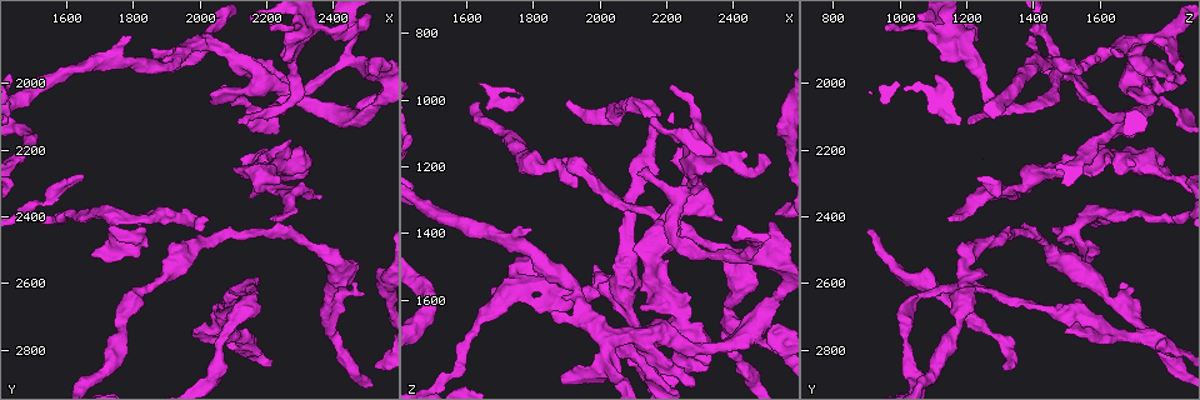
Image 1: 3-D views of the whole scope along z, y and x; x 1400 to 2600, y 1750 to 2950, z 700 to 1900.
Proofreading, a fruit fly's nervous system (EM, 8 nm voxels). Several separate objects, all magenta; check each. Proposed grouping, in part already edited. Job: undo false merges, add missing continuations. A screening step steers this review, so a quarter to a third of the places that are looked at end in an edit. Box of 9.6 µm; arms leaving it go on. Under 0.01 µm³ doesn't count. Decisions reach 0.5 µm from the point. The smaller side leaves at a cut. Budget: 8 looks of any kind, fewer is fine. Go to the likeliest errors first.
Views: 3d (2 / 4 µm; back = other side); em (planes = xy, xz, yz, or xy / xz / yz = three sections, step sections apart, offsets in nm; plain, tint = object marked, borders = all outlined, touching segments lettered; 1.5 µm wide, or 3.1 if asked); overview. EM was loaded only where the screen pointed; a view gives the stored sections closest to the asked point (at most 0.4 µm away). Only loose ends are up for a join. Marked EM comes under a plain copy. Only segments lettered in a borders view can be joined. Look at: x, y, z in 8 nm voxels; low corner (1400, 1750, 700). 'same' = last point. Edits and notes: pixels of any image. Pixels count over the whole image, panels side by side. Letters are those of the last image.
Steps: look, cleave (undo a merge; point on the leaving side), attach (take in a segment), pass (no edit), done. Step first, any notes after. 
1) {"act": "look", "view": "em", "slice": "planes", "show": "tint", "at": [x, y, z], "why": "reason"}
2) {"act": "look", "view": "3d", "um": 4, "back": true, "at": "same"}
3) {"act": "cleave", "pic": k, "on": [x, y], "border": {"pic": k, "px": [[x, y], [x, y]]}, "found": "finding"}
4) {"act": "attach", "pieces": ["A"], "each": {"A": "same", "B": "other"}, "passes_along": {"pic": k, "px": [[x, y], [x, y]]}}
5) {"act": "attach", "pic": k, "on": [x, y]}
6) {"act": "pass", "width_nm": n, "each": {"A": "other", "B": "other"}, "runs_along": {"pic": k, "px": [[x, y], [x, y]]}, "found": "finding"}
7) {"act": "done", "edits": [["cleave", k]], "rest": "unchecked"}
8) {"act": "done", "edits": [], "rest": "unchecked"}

{"act": "look", "view": "em", "slice": "xy", "step": 8, "show": "tint", "at": [2250, 2170, 1570], "why": "an open end"}

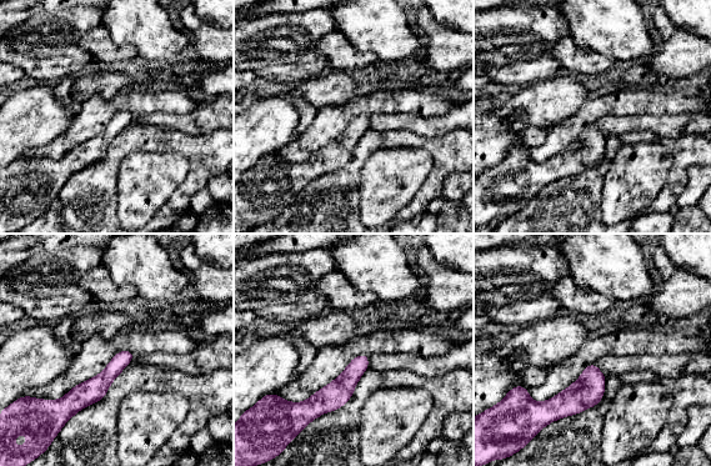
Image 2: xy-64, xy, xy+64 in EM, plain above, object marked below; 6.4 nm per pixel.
{"act": "look", "view": "em", "slice": "planes", "show": "borders", "at": "same"}

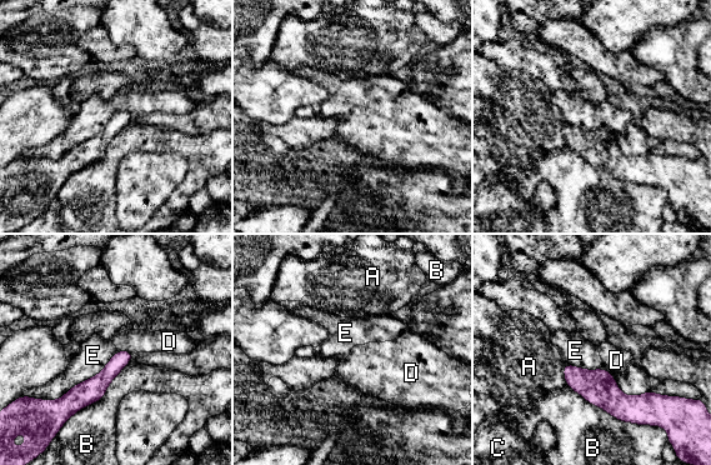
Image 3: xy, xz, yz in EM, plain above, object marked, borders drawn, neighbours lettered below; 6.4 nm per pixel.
{"act": "pass", "each": {"A": "other", "B": "other", "C": "other", "D": "other", "E": "other"}, "found": "none of them fits"}

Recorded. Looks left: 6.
{"act": "look", "view": "em", "slice": "xy", "step": 8, "show": "tint", "at": [2360, 2330, 1360], "why": "free end"}

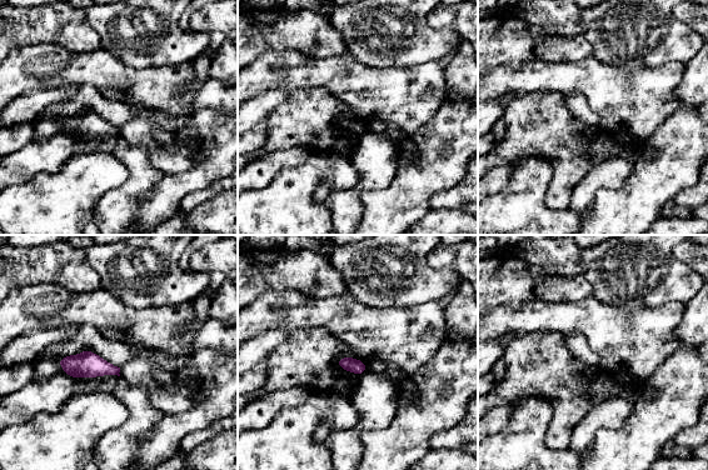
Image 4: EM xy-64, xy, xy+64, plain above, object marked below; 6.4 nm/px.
{"act": "look", "view": "em", "slice": "planes", "show": "borders", "at": "same"}

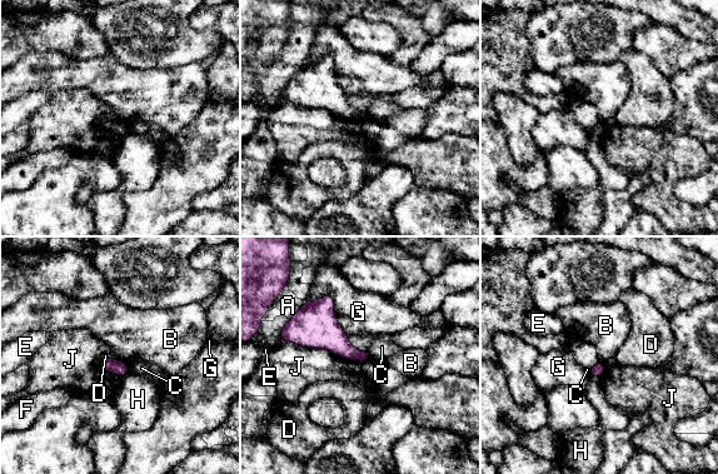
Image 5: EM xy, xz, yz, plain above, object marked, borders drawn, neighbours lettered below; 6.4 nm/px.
{"act": "pass", "each": {"A": "other", "B": "other", "C": "other", "D": "other", "E": "other", "F": "other", "G": "other", "H": "other", "J": "other"}, "found": "none of them fits"}

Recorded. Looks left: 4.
{"act": "look", "view": "em", "slice": "planes", "show": "tint", "at": [2440, 1930, 1480], "why": "a narrow waist"}

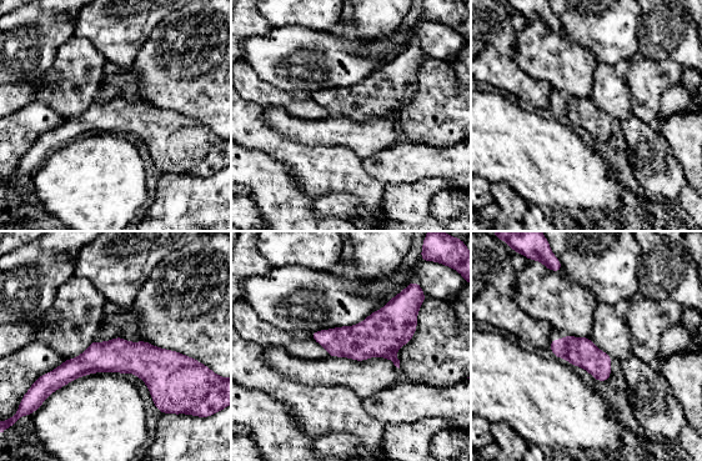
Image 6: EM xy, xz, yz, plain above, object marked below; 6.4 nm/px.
{"act": "look", "view": "em", "slice": "planes", "show": "borders", "at": "same"}

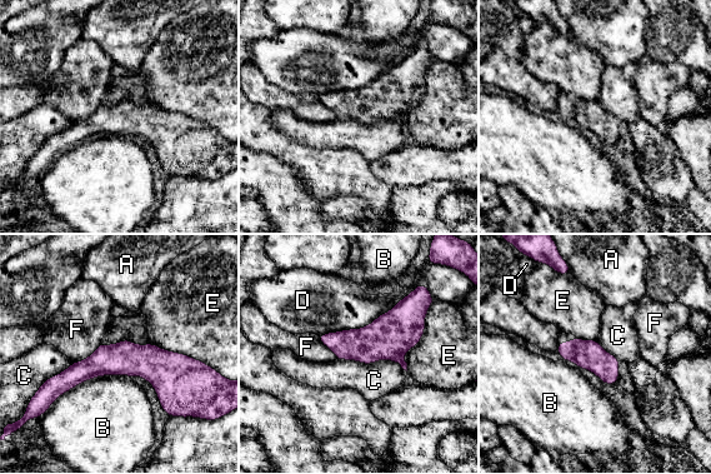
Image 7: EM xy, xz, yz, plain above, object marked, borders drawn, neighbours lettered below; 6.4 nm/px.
{"act": "pass", "each": {"A": "other", "B": "other", "C": "other", "D": "other", "E": "other", "F": "other"}, "border": {"pic": 7, "px": [[336, 358], [390, 359], [406, 372]]}, "found": "all the same cell"}

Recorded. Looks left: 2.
{"act": "done", "edits": [], "rest": "unchecked"}

